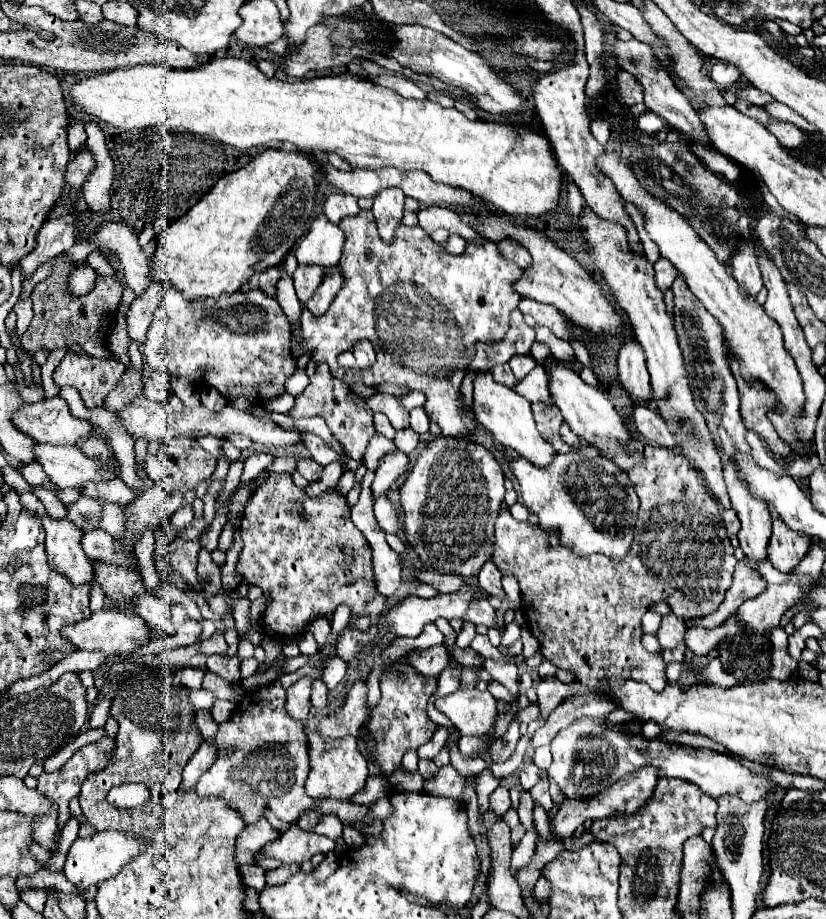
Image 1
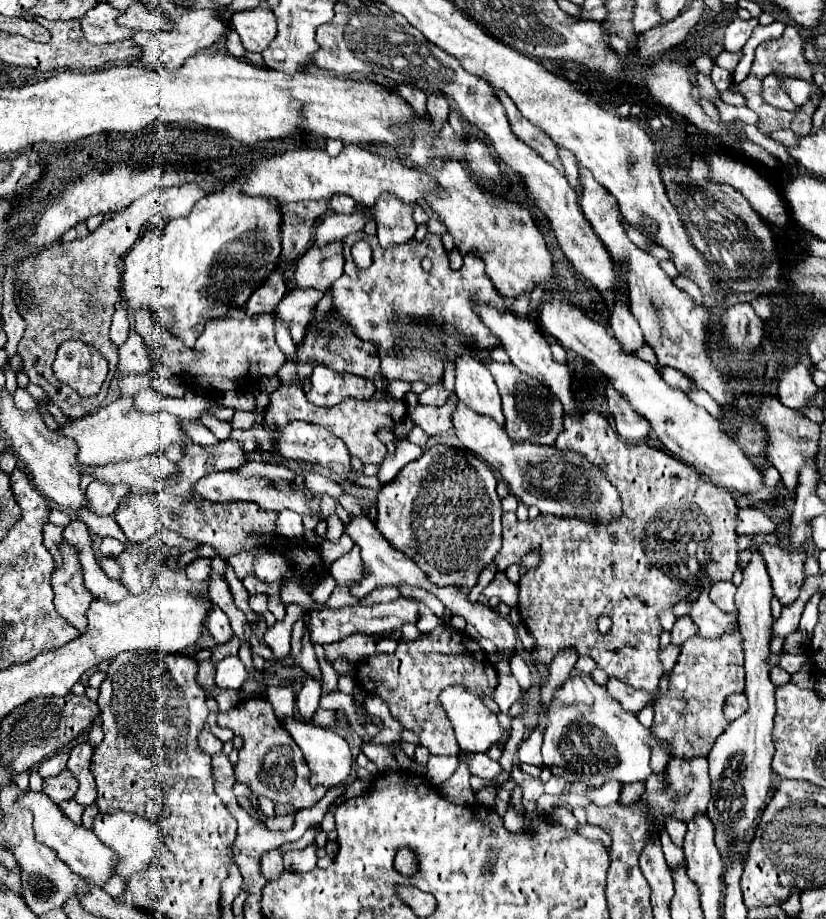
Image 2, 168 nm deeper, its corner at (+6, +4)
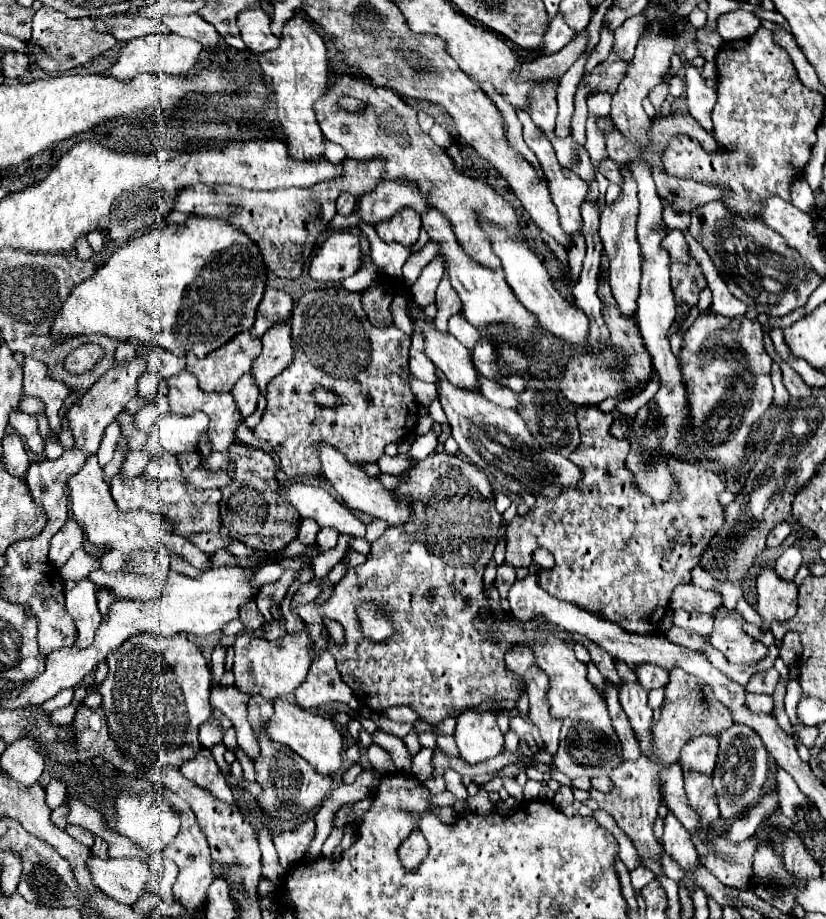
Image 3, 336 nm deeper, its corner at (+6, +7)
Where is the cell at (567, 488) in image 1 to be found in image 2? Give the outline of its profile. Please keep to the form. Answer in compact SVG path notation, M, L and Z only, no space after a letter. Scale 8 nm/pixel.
M464 402L456 404L452 424L462 446L500 472L502 480L510 488L510 494L514 494L522 504L538 506L542 514L578 516L594 522L610 522L620 516L620 498L616 488L582 454L532 444L528 440L516 442L502 426L496 424L496 420L476 414Z

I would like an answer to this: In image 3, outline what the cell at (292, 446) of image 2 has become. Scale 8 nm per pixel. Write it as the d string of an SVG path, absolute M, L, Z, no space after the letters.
M318 441L312 445L312 449L316 451L318 459L320 459L320 465L322 465L322 475L334 485L334 489L340 493L340 497L344 499L344 503L350 507L350 509L358 509L358 511L364 511L372 517L380 517L384 519L388 525L400 525L408 519L408 507L406 507L406 499L400 499L396 501L392 491L386 491L378 479L374 477L368 477L360 467L356 467L354 463L350 463L344 453L340 453L336 447L324 443L324 441Z

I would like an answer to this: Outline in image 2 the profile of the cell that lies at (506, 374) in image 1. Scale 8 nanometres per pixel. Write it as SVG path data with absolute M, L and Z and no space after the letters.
M490 362L488 364L498 392L502 396L502 410L506 424L504 428L514 440L530 440L534 444L544 444L544 446L554 446L556 436L562 432L562 420L564 420L564 408L560 408L560 402L554 400L554 396L544 388L544 384L536 384L536 380L528 378L522 374L516 366L512 364L500 364L500 362Z

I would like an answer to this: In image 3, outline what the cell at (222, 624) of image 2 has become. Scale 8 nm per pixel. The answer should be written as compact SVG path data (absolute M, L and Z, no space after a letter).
M306 627L298 633L286 633L276 641L266 641L250 635L236 635L232 647L234 647L232 671L236 675L236 687L240 687L242 691L258 693L266 699L292 695L292 691L306 679L314 655L310 633Z

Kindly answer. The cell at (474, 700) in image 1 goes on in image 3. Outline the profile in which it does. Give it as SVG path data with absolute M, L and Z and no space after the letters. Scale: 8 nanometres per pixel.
M464 709L456 723L456 743L460 757L474 765L498 755L504 749L504 733L498 727L498 717L504 711Z

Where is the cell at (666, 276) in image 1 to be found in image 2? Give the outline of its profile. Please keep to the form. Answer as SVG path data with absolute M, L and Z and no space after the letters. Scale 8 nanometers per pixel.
M680 276L680 278L674 280L674 284L676 284L680 290L684 290L688 296L692 296L692 298L696 300L696 304L702 304L702 300L700 300L700 288L696 288L696 284L694 284L690 278Z

